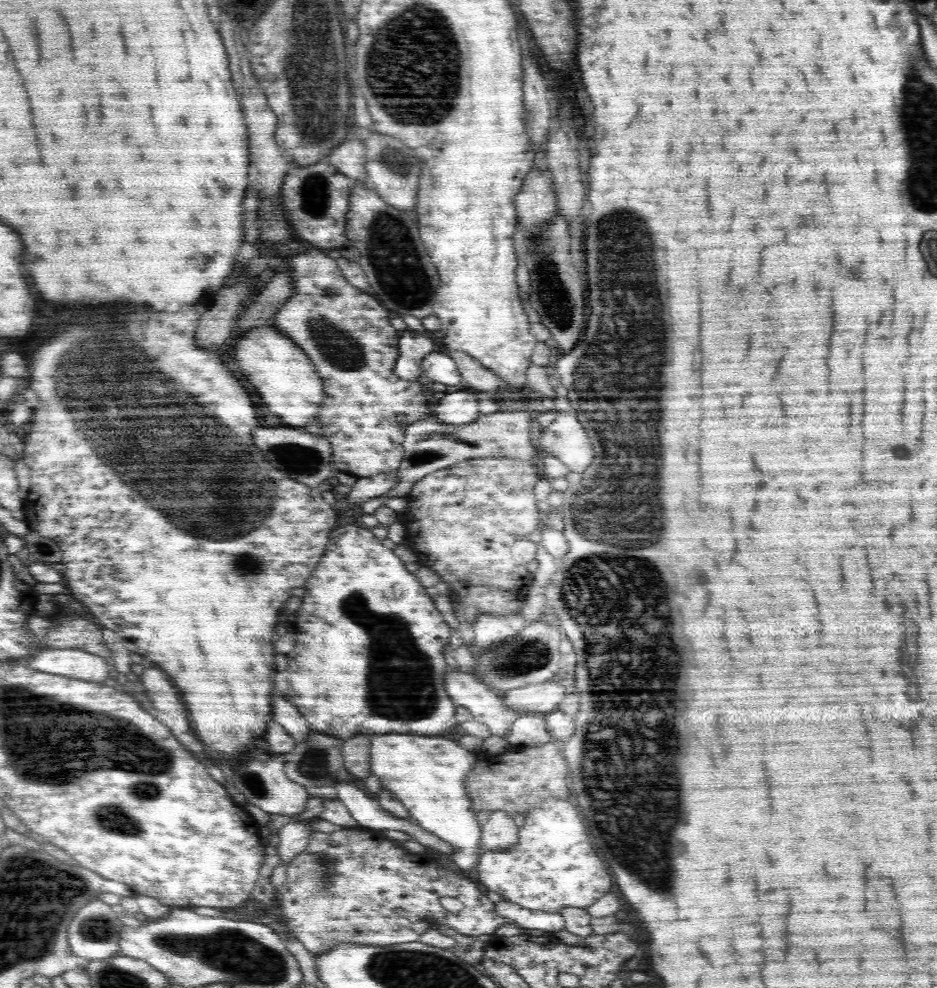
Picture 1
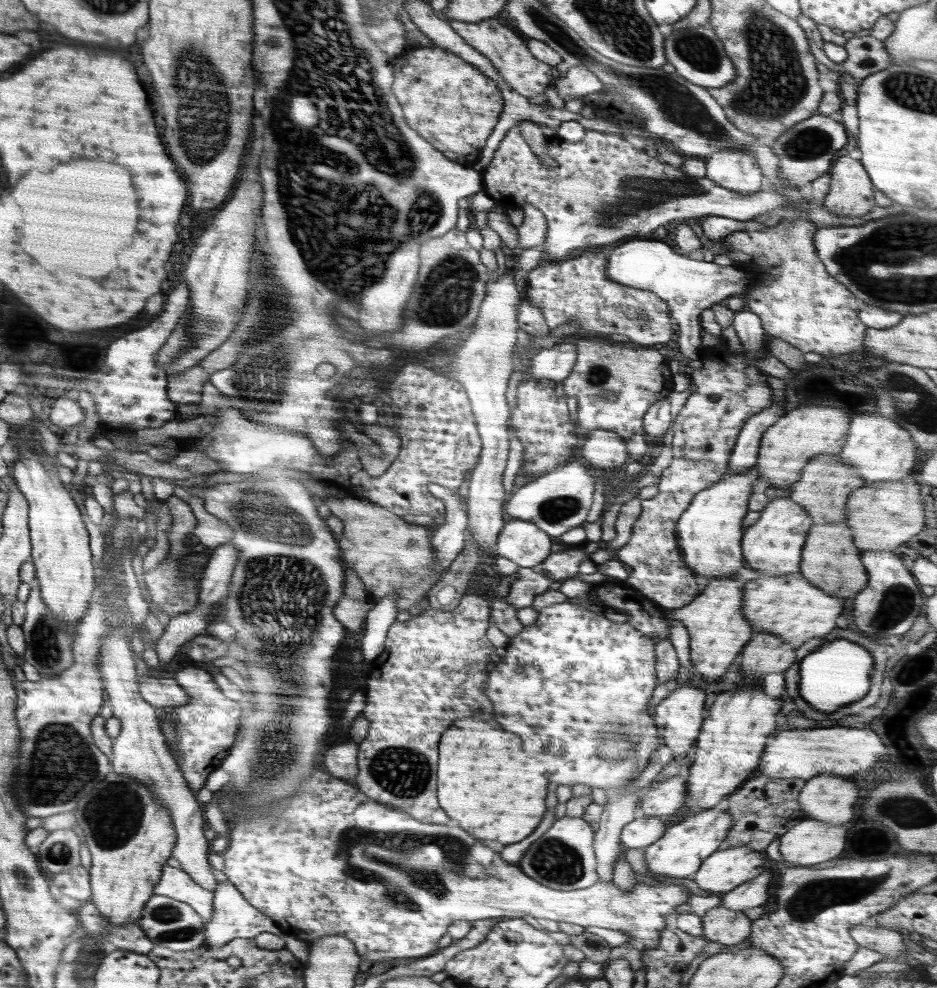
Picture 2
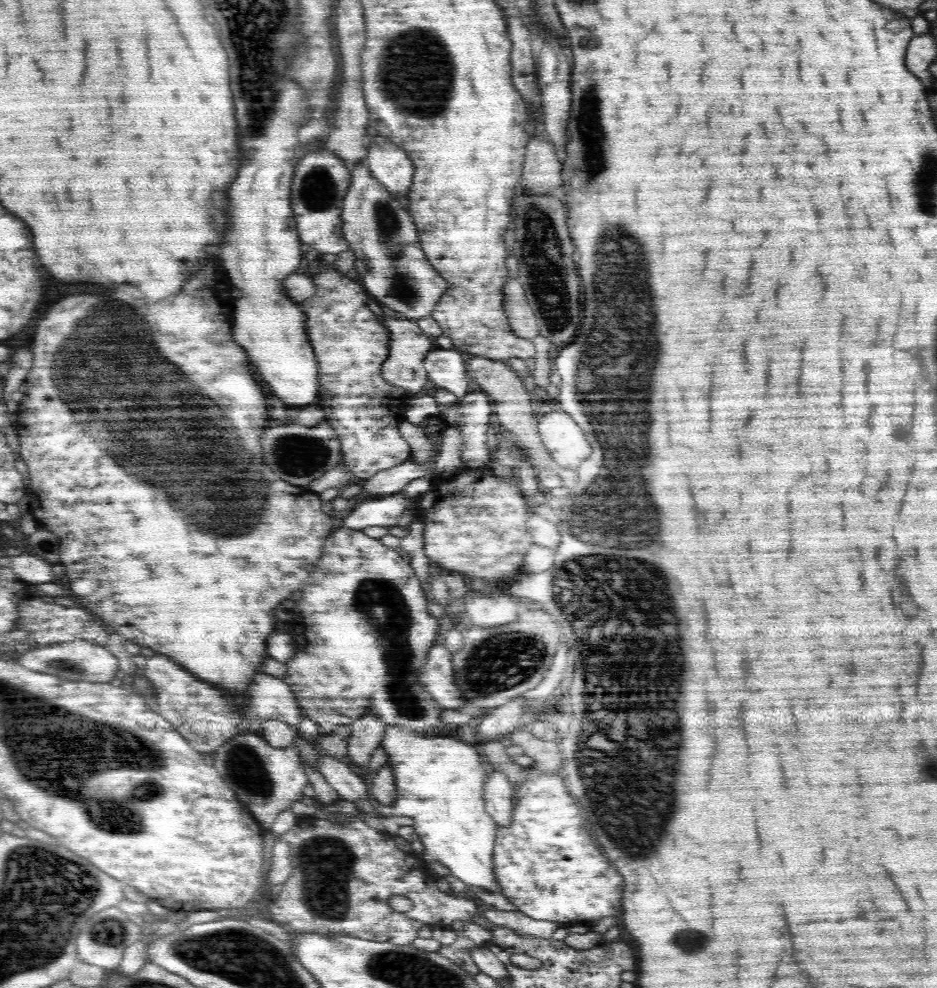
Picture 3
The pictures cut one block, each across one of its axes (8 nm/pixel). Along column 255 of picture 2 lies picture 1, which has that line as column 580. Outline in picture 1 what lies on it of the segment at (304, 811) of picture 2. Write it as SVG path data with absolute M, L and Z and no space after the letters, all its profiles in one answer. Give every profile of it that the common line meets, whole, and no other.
M548 798L525 816L525 823L518 828L518 842L510 850L484 851L475 868L475 880L485 890L492 890L502 895L502 898L512 901L533 911L550 911L559 913L564 907L586 909L598 898L612 888L612 878L604 868L604 862L594 852L590 842L589 832L584 826L584 818L578 814L576 806L557 798Z

